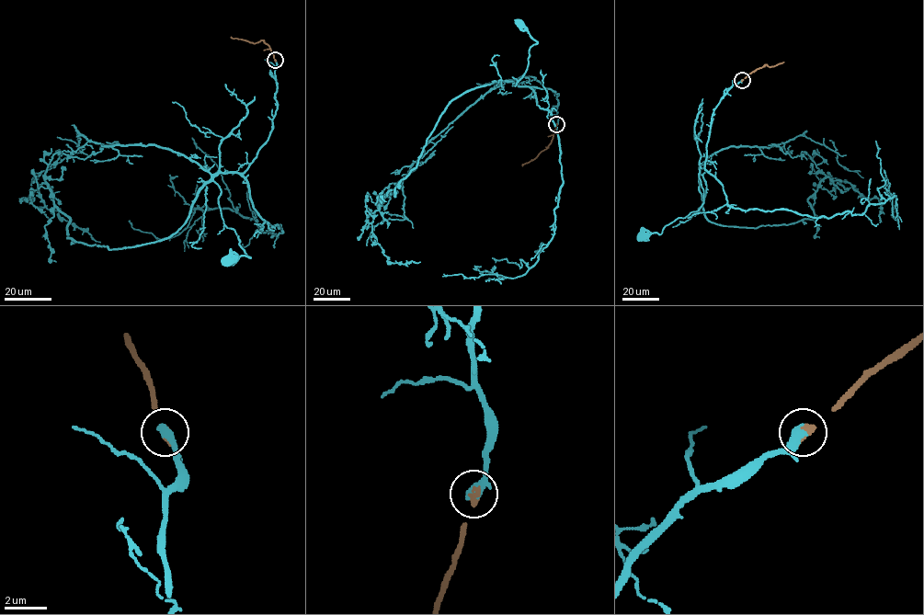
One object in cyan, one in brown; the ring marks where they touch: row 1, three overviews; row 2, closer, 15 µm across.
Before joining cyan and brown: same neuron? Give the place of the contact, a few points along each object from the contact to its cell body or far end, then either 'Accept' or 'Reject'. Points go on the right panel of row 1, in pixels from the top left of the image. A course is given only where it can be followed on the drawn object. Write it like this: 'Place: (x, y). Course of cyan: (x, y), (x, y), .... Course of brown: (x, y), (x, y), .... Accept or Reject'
Place: (742, 80). Course of cyan: (742, 80), (727, 91), (712, 117), (704, 167), (699, 174), (703, 203), (660, 234), (641, 236). Course of brown: (742, 80), (766, 64), (774, 66), (784, 62). Accept

